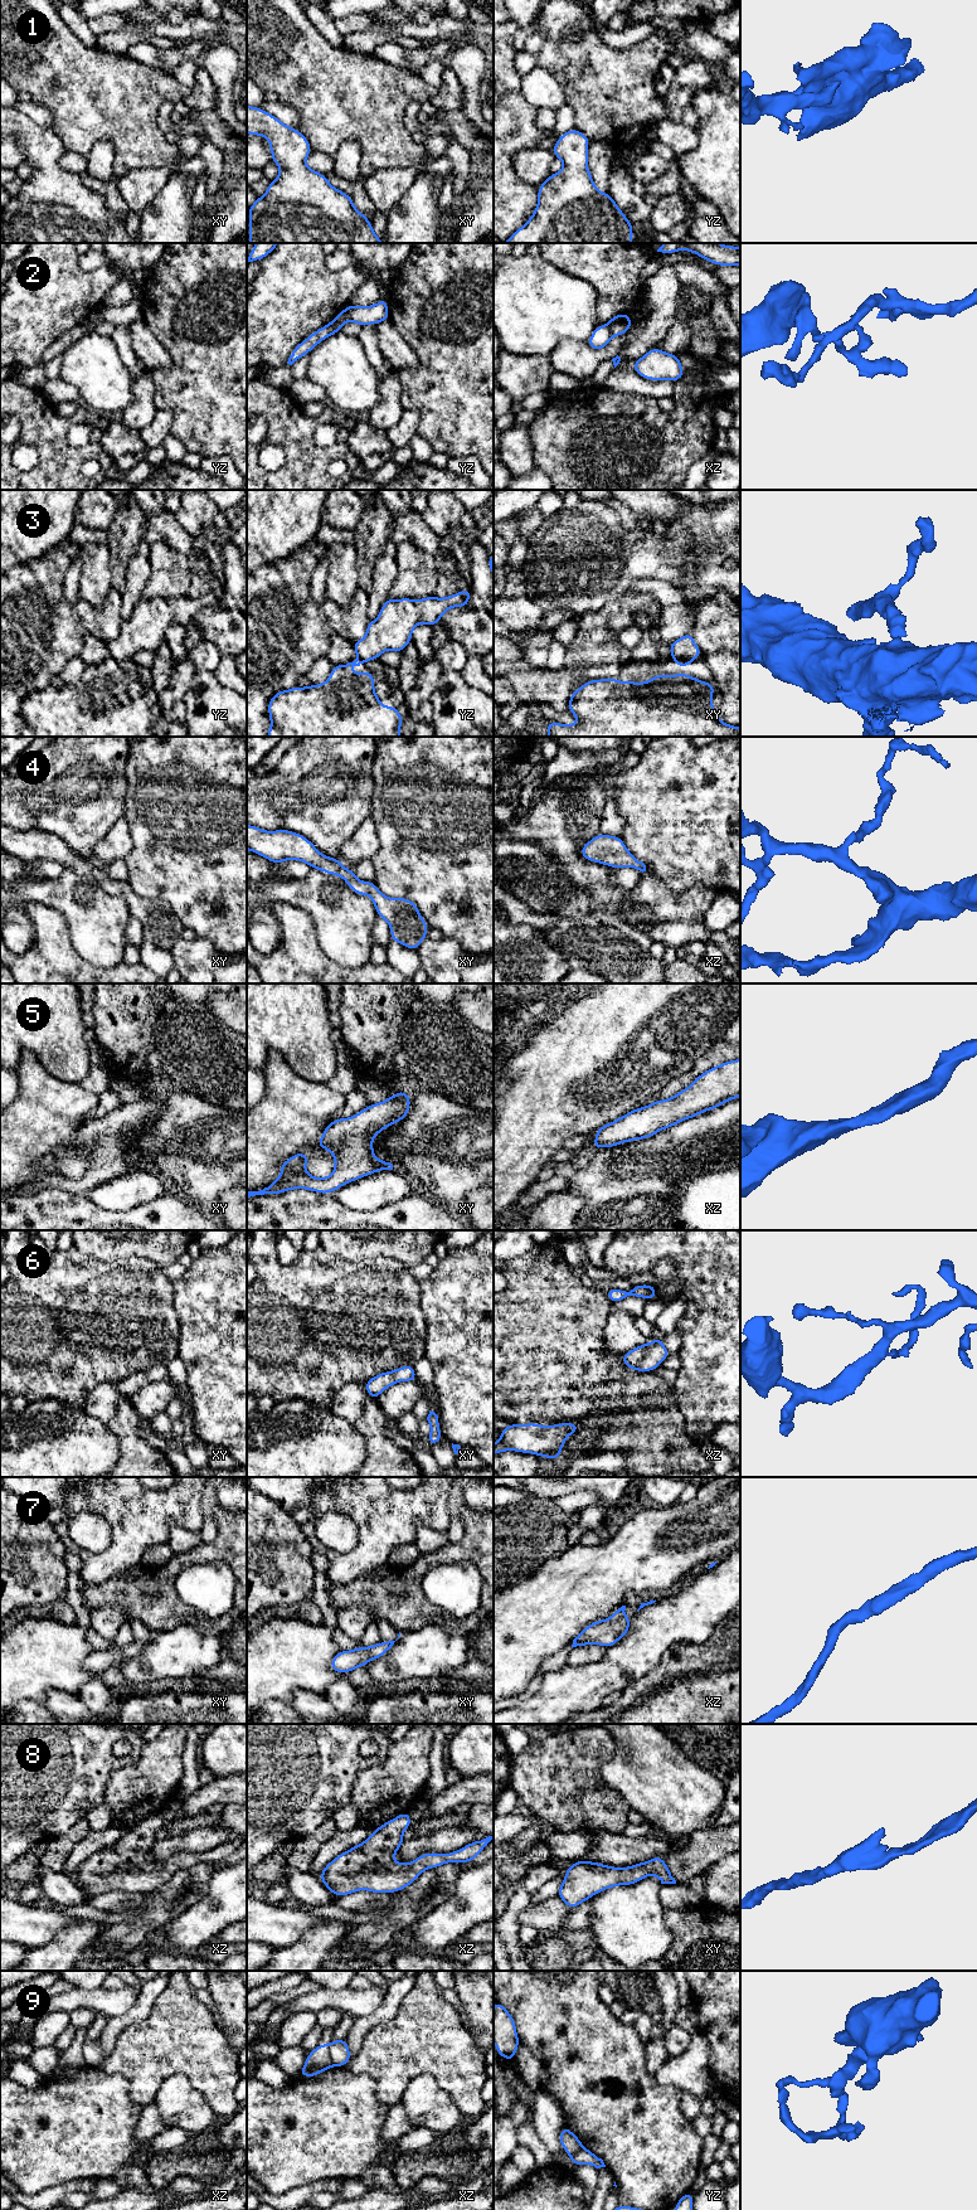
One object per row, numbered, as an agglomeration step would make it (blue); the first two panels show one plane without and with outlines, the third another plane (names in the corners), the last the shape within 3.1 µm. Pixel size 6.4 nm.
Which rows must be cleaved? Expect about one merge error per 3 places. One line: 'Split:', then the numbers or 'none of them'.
Split: 2, 3, 9

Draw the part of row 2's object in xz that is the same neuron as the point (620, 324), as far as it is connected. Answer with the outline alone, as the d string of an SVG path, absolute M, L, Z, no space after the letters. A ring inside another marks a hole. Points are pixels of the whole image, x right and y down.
M617 314L607 324L612 336L621 336L632 326L630 314Z

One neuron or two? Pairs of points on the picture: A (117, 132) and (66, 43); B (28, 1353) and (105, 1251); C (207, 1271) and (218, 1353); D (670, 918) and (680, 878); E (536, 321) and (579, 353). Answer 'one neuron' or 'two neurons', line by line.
A: one neuron
B: two neurons
C: one neuron
D: two neurons
E: two neurons

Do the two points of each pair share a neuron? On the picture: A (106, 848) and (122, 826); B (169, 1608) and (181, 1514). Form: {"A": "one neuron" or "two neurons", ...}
{"A": "one neuron", "B": "two neurons"}

